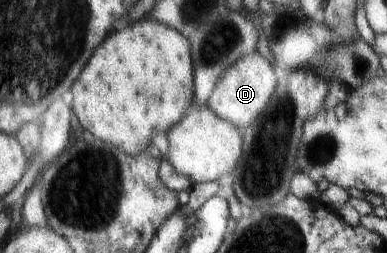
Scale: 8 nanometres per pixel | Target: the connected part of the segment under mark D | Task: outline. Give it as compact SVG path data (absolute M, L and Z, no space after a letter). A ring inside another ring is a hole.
M257 51L232 63L225 69L221 79L215 84L206 106L214 113L214 116L228 121L238 129L244 129L254 121L258 115L262 115L274 89L276 88L276 75L278 70L269 65L265 58L262 58Z

